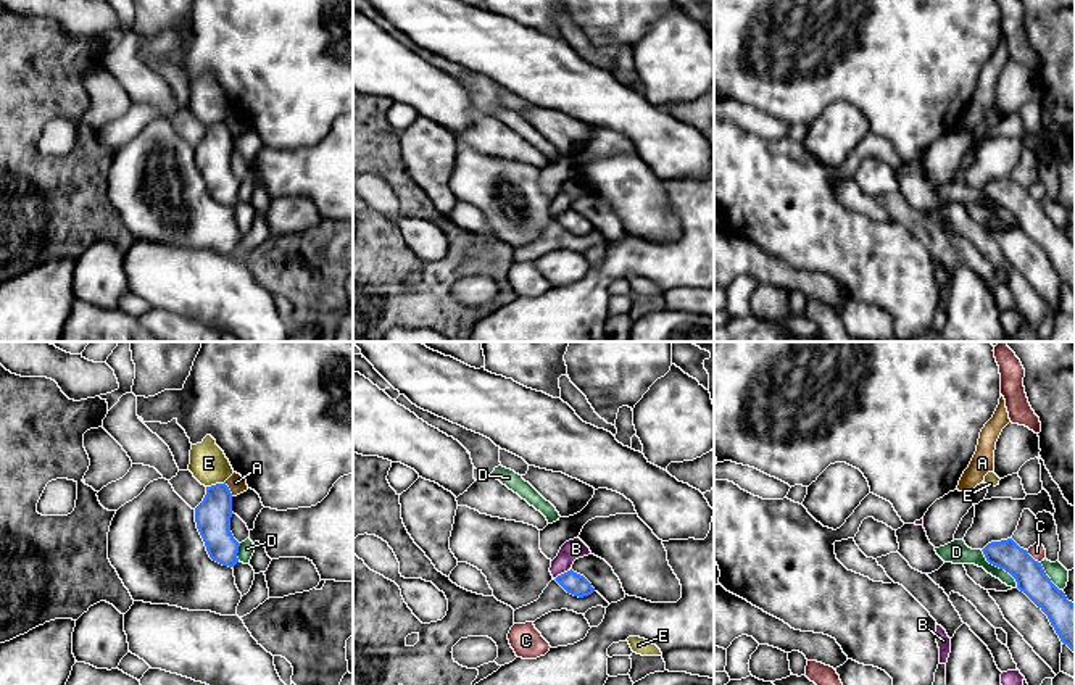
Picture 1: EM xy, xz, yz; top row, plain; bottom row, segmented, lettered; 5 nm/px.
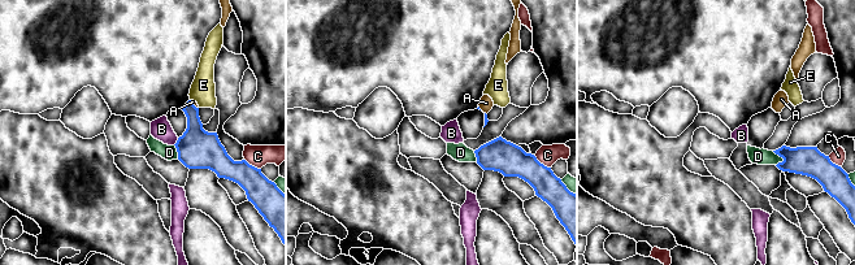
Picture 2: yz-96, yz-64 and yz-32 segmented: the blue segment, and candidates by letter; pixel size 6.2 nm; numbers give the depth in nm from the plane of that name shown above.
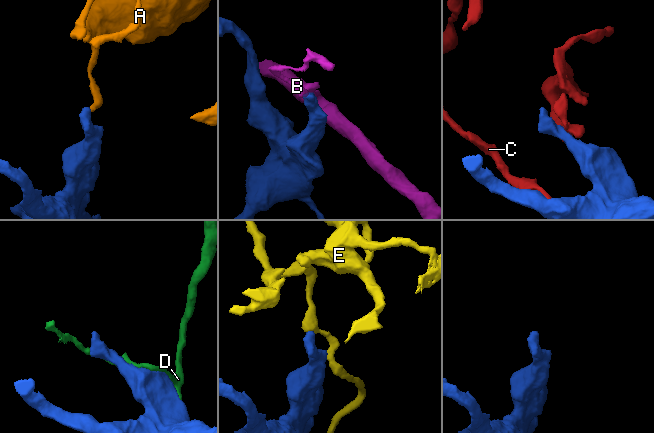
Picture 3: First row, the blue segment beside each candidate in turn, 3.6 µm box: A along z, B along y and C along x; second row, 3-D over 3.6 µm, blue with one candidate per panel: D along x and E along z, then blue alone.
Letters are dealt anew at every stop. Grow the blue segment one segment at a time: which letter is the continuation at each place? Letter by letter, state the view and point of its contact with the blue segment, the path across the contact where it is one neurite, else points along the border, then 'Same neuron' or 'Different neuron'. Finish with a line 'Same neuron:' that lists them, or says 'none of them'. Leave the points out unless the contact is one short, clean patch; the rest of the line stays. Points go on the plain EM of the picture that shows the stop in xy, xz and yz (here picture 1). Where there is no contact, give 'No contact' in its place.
A: Touches blue at xy (228, 128). Boundary: xy (224, 121), (232, 134). Different neuron
B: Touches blue at xz (564, 211). Boundary: xz (571, 208), (555, 218). Different neuron
C: Touches blue at yz (1032, 197). Different neuron
D: Touches blue at yz (1000, 207). Different neuron
E: Touches blue at xy (215, 124). Different neuron
Same neuron: none of them

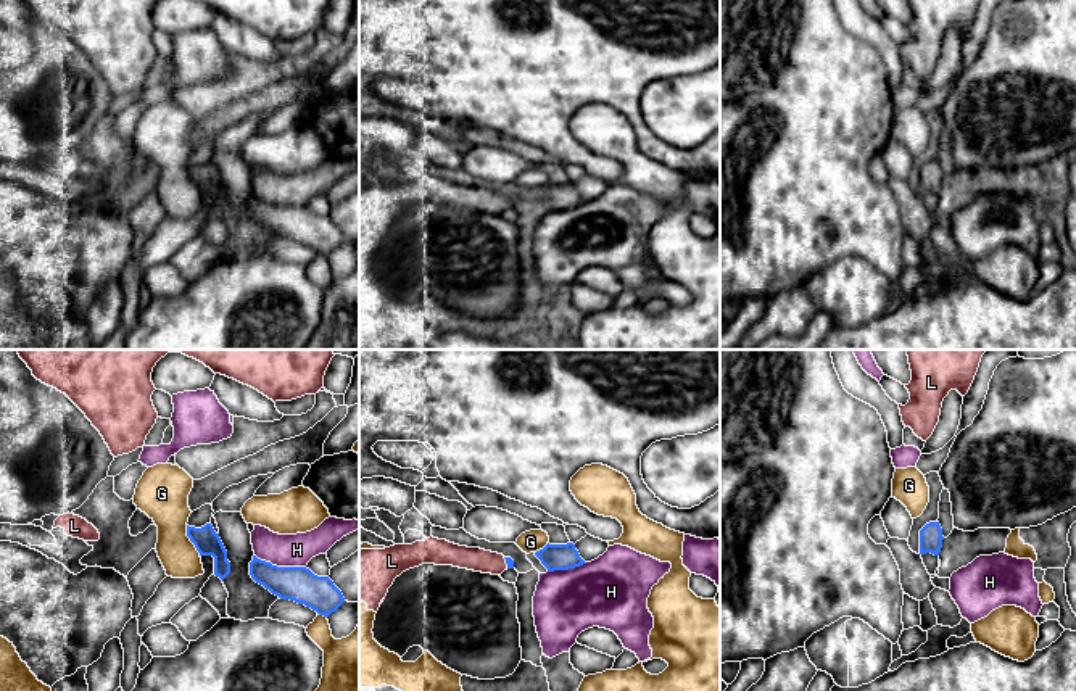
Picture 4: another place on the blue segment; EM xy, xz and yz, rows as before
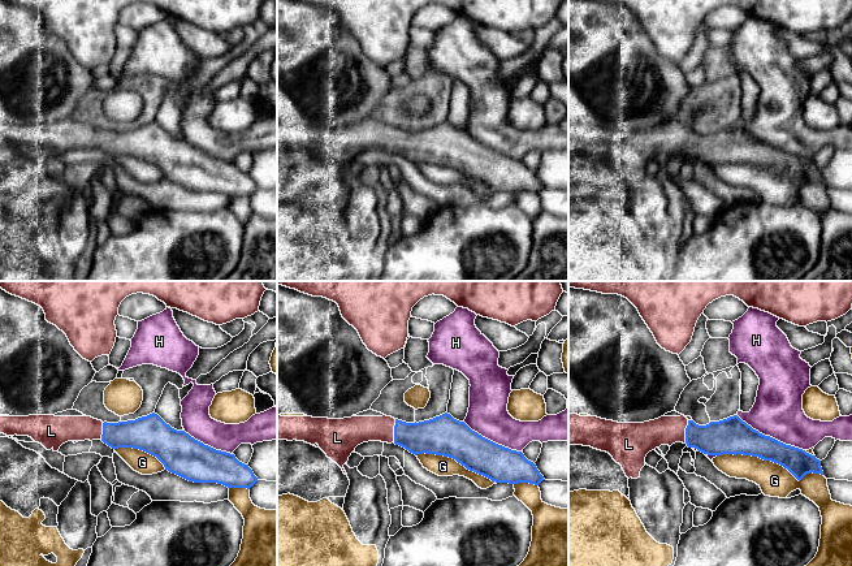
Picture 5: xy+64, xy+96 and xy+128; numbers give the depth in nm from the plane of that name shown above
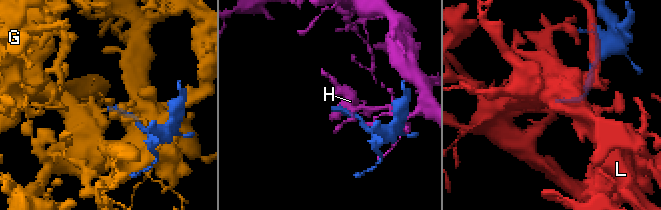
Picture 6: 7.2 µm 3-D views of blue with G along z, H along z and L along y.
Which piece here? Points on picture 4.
G: Touches blue at xy (190, 179). Different neuron
H: Touches blue at xy (281, 206). Different neuron
L: Touches blue at xz (506, 202). Same neuron
Same neuron: L

